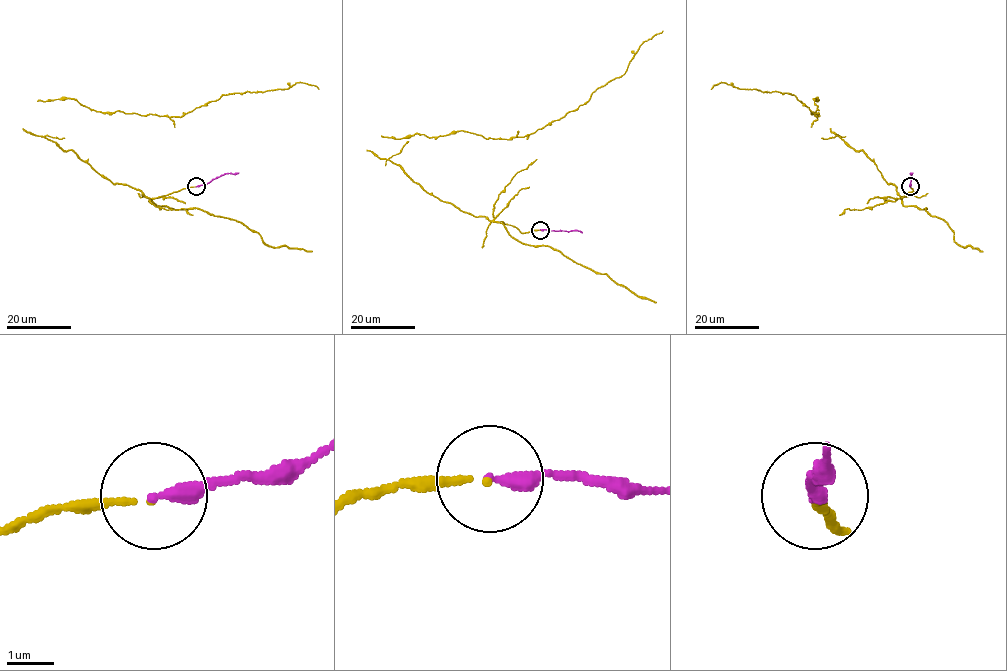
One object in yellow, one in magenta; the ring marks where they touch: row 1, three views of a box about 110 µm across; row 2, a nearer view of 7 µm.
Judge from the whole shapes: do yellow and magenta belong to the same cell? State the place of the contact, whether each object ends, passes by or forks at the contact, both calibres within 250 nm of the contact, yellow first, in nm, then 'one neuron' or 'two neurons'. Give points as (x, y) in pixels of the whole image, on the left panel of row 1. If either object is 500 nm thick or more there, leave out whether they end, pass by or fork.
(196, 186) | yellow ends | magenta ends | 110/300 nm | two neurons

